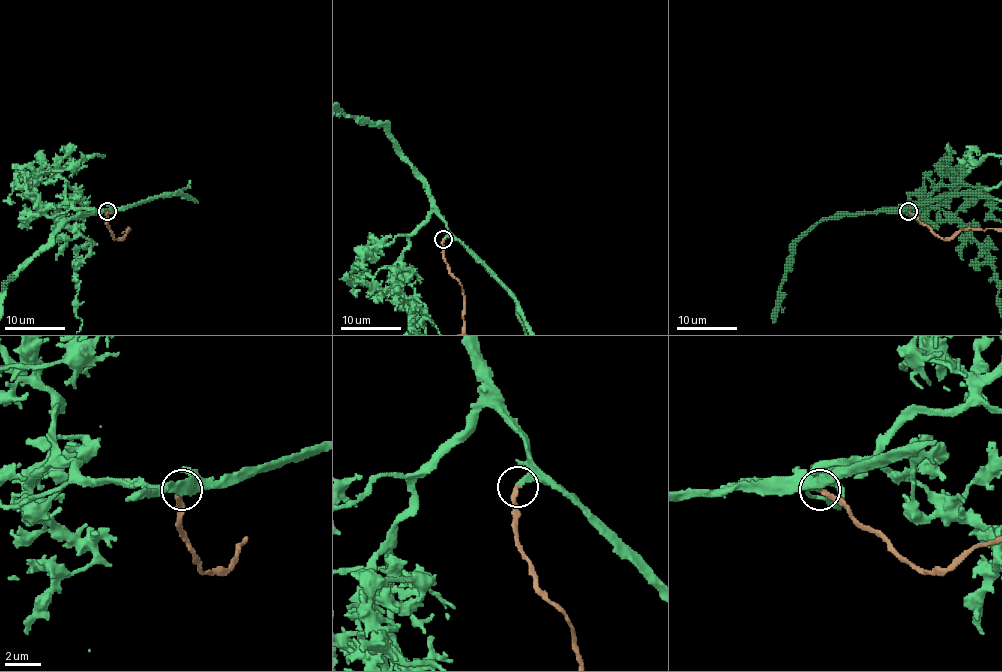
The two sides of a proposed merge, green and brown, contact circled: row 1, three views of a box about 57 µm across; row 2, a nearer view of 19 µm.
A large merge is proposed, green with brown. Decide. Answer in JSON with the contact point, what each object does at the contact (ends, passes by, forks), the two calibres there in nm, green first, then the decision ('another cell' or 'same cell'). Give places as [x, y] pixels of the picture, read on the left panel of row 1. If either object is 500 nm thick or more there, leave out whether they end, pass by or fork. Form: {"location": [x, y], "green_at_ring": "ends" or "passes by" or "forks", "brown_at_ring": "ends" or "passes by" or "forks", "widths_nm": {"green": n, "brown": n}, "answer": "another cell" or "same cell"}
{"location": [107, 211], "green_at_ring": "ends", "brown_at_ring": "ends", "widths_nm": {"green": 280, "brown": 240}, "answer": "same cell"}

